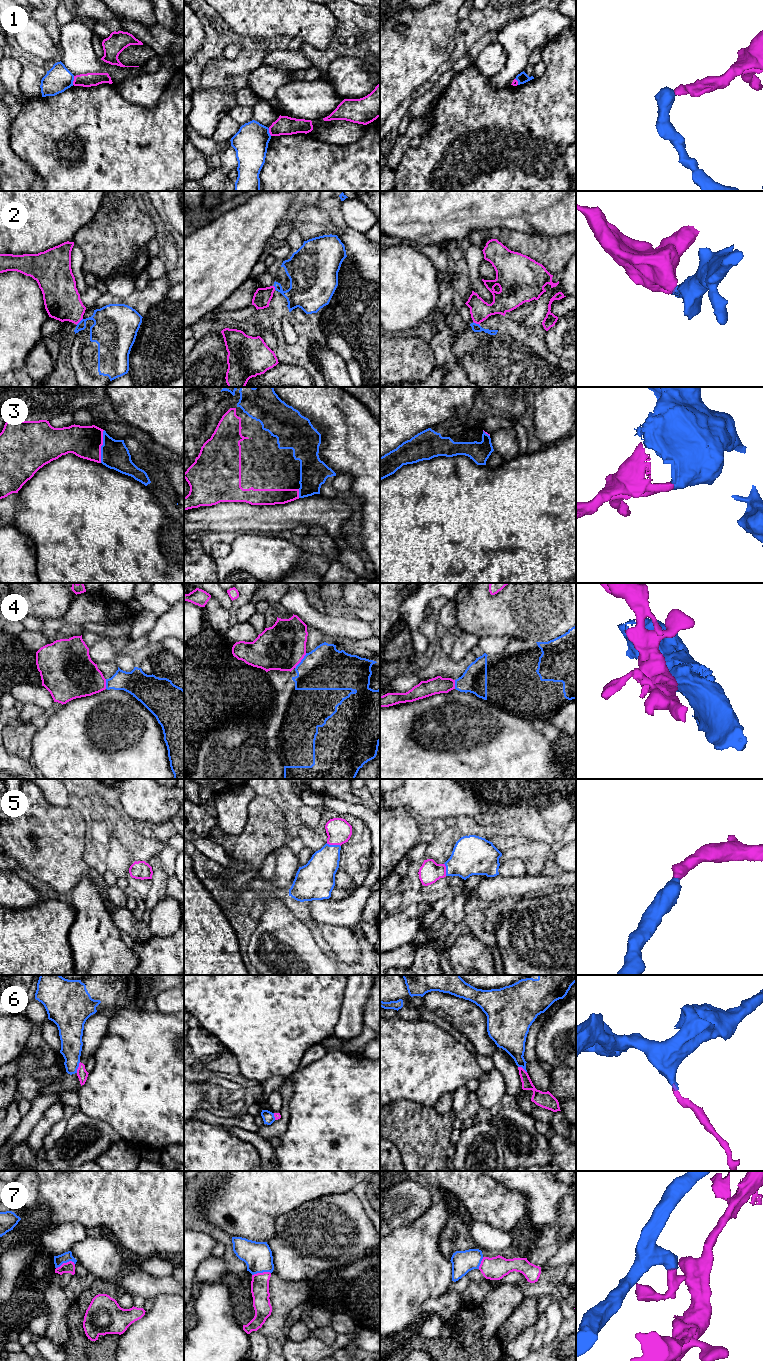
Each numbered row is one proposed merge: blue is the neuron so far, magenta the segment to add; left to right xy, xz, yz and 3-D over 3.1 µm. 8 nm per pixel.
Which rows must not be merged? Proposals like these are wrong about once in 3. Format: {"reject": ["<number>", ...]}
{"reject": ["1", "2", "6", "7"]}

